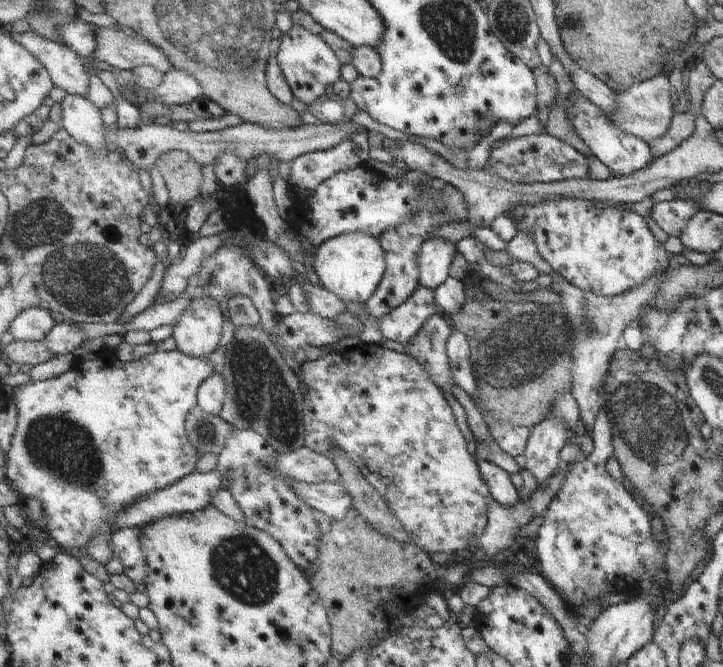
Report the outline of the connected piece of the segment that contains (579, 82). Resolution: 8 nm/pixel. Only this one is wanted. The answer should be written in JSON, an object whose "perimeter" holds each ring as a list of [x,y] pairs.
{"perimeter":[[[578,65],[567,72],[575,91],[578,91],[586,100],[589,100],[597,109],[612,111],[614,106],[614,92],[605,84],[597,81]]]}

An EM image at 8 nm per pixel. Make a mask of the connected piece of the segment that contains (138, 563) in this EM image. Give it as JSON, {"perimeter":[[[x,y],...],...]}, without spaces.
{"perimeter":[[[126,527],[112,533],[111,550],[120,559],[123,573],[137,584],[145,584],[150,576],[150,566],[142,544],[143,527]]]}

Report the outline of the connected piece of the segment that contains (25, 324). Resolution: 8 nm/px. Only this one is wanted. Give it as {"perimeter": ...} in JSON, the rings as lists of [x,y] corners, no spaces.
{"perimeter":[[[30,307],[19,314],[11,324],[8,332],[16,341],[38,342],[45,341],[45,338],[56,326],[55,320],[47,309]]]}

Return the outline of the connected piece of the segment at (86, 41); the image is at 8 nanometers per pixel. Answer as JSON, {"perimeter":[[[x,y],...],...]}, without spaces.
{"perimeter":[[[72,22],[59,28],[60,42],[70,47],[77,55],[83,58],[91,58],[98,54],[98,43],[92,24],[84,22]]]}

